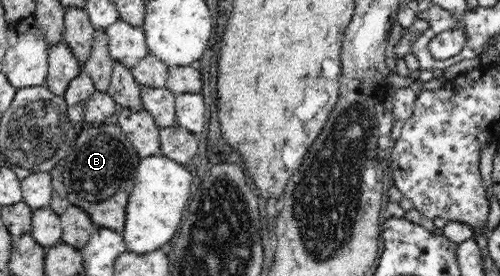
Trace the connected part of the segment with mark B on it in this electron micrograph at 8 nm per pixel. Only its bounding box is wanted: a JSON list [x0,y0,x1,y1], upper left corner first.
[61,122,141,234]

